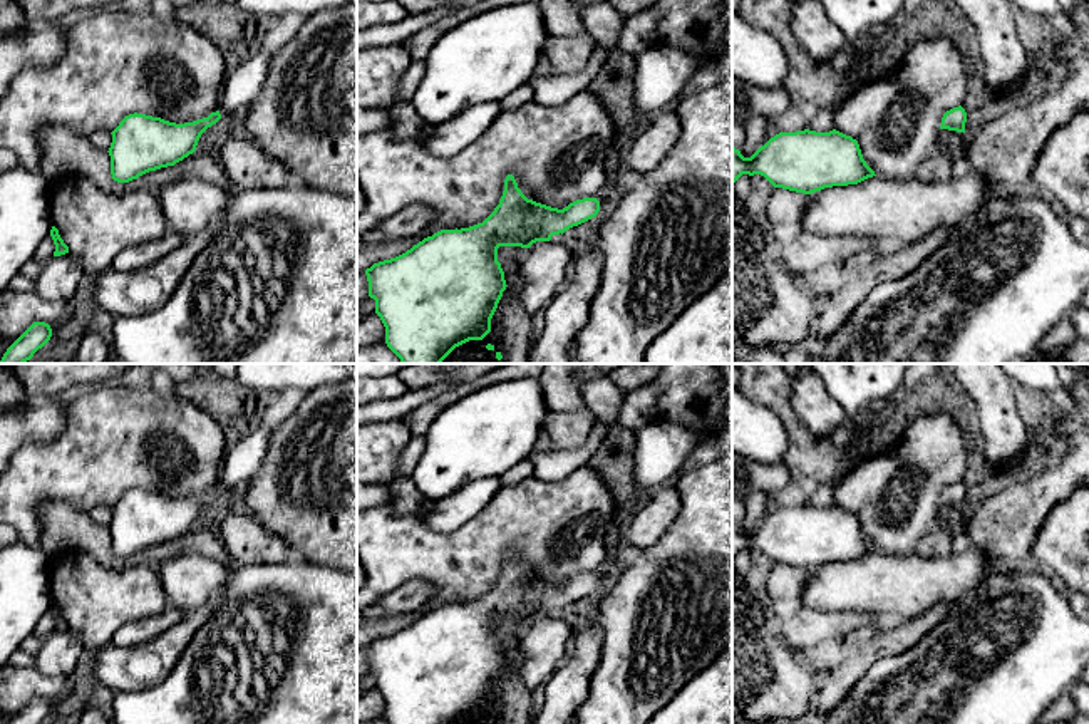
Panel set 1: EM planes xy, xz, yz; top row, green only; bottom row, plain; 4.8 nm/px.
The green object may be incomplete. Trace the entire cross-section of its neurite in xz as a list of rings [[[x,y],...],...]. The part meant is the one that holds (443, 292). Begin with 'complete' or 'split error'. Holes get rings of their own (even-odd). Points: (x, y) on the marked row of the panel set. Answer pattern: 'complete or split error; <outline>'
complete; [[[508,174],[499,204],[483,223],[441,230],[405,253],[365,270],[369,297],[375,300],[375,313],[385,327],[387,347],[402,364],[441,364],[456,347],[483,340],[491,332],[491,318],[508,287],[498,248],[529,248],[536,241],[550,241],[598,211],[596,198],[576,199],[563,209],[528,199],[514,176]]]

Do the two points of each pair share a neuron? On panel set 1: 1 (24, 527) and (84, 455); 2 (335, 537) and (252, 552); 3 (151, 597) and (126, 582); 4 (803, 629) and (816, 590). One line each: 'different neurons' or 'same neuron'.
1: same neuron
2: different neurons
3: same neuron
4: different neurons

